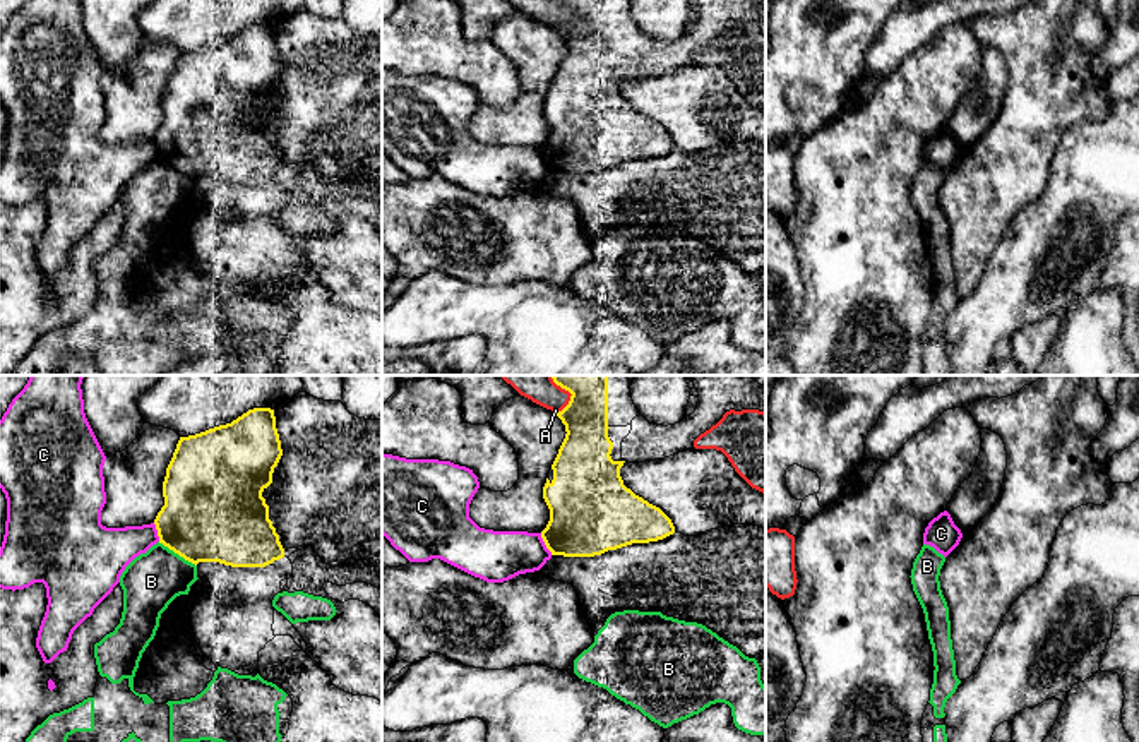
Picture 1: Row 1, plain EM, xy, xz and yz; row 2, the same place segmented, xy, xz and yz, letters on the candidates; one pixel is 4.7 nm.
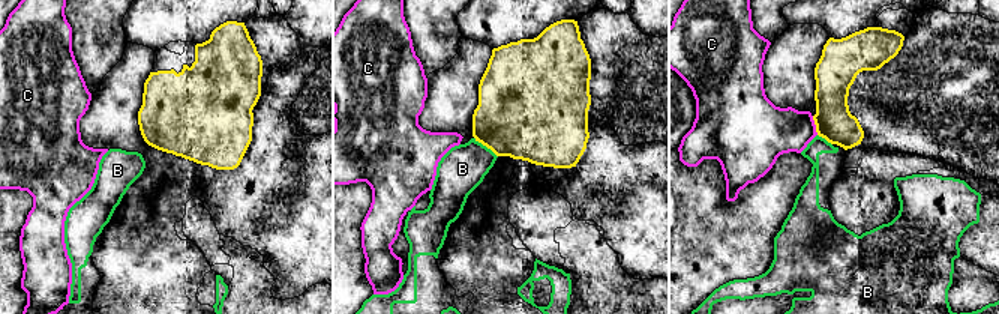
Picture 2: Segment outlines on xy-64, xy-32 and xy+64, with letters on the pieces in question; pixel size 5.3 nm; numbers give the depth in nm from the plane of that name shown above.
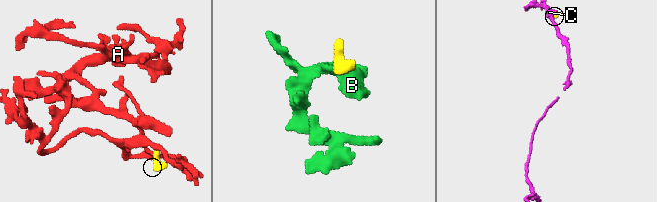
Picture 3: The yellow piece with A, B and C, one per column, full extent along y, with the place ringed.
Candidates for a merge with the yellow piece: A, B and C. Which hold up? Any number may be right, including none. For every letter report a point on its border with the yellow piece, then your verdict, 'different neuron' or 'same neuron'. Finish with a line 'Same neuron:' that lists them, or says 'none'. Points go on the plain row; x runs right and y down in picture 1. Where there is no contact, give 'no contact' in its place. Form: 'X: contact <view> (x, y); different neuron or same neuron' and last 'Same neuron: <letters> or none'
A: contact xz (571, 12); different neuron
B: contact xy (177, 168); different neuron
C: contact xz (545, 160); different neuron
Same neuron: none

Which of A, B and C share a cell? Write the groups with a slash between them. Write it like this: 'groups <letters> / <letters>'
groups A B / C

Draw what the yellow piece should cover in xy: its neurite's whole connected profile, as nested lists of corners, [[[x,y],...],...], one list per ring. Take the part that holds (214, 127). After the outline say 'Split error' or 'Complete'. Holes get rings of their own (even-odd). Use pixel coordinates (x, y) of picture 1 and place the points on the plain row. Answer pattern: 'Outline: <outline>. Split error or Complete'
Outline: [[[253,24],[231,39],[180,53],[163,98],[164,122],[154,141],[159,159],[192,180],[265,183],[284,173],[262,108],[283,72],[274,26]]]. Complete

